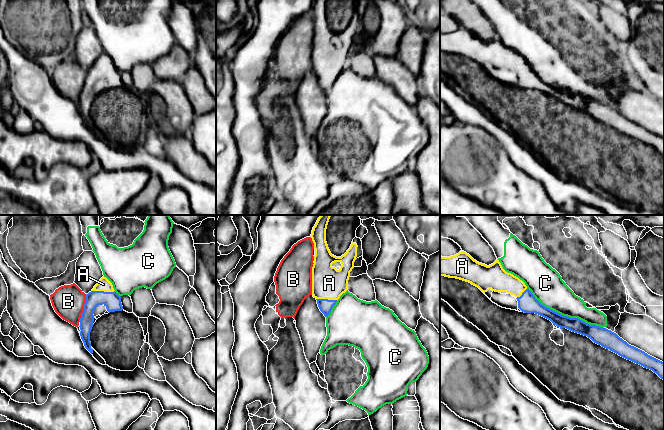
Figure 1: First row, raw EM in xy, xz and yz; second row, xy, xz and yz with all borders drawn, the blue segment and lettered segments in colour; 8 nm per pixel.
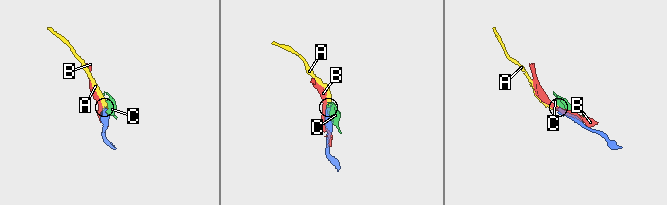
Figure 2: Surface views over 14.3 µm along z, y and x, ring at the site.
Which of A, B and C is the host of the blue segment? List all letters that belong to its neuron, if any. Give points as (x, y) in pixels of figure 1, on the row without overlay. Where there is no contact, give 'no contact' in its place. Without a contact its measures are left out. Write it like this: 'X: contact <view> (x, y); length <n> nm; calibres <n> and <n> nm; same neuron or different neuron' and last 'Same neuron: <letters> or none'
A: contact xy (103, 67); length 180 nm; calibres 140 and 100 nm; same neuron
B: contact xy (84, 84); length 240 nm; calibres 140 and 260 nm; different neuron
C: contact yz (565, 92); length 700 nm; calibres 120 and 260 nm; different neuron
Same neuron: A

